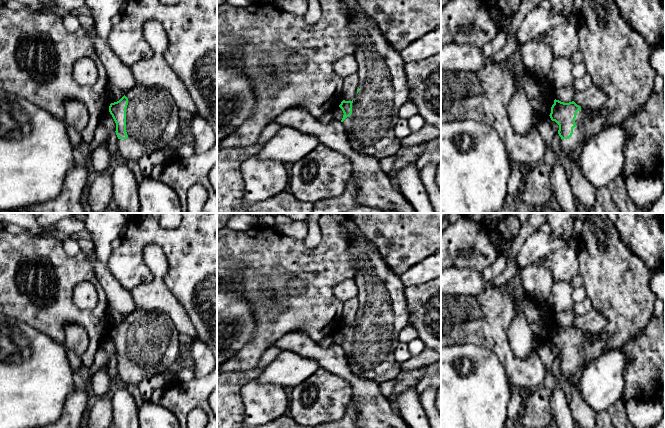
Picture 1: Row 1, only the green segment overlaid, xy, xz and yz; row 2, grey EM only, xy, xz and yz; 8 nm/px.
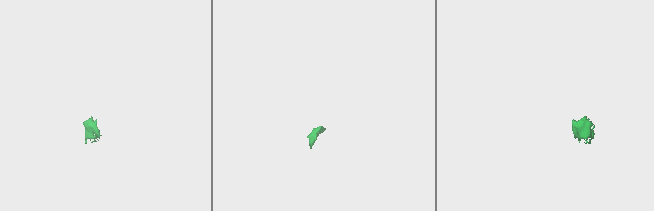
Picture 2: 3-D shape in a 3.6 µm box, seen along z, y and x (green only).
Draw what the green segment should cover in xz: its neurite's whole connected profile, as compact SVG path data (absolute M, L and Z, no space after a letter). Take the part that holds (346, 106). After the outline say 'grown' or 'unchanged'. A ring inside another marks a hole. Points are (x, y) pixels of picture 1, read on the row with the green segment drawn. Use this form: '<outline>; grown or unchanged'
M354 11L348 30L356 46L353 55L358 65L359 86L354 100L343 100L339 105L344 113L341 122L356 151L378 160L395 156L402 147L401 140L394 134L399 120L398 111L409 96L405 62L400 51L386 40L378 25L366 13Z; grown

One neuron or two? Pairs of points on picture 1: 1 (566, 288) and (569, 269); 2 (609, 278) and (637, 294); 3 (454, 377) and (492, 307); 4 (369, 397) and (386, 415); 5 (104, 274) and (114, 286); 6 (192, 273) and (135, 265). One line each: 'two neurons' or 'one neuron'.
1: two neurons
2: one neuron
3: two neurons
4: one neuron
5: one neuron
6: one neuron

